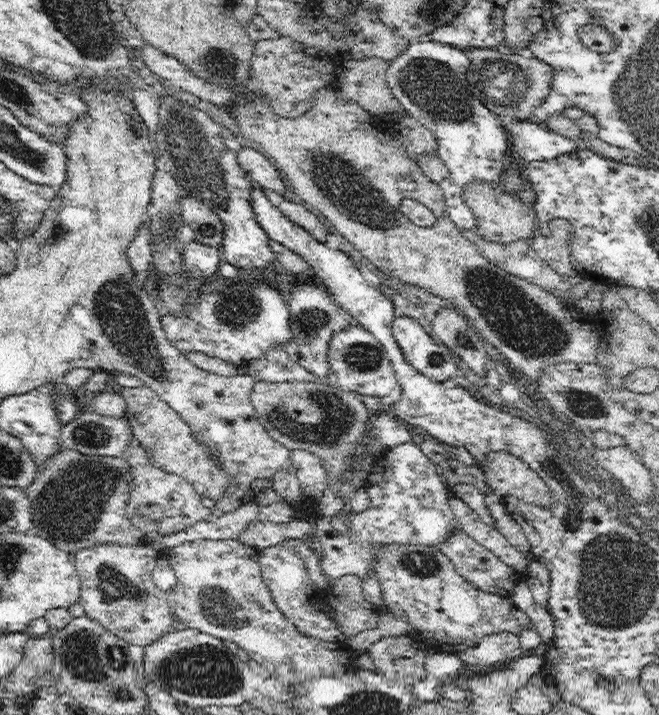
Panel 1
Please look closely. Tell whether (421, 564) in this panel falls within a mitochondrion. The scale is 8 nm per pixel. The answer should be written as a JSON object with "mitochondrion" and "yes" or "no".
{"mitochondrion":"yes"}

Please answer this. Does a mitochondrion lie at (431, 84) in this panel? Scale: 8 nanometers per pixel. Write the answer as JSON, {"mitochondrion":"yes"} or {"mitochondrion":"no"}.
{"mitochondrion":"yes"}

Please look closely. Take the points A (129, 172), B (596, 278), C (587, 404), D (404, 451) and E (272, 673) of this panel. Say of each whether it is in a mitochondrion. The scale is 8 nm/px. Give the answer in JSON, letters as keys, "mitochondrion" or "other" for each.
{"A":"other","B":"other","C":"mitochondrion","D":"other","E":"other"}

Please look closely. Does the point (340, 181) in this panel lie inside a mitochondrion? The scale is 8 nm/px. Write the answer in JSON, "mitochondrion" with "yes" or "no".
{"mitochondrion":"yes"}

